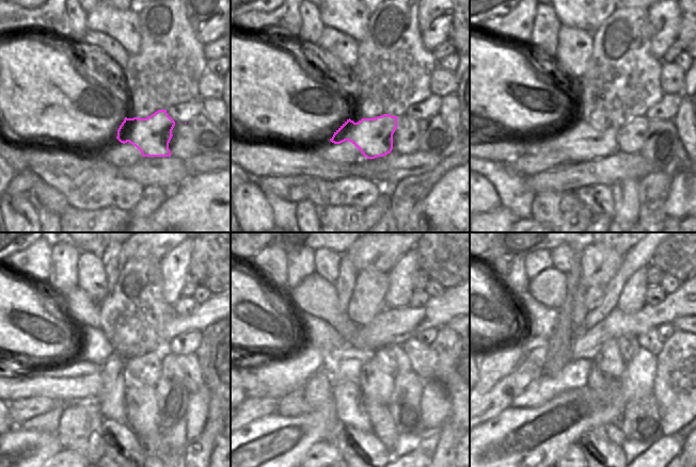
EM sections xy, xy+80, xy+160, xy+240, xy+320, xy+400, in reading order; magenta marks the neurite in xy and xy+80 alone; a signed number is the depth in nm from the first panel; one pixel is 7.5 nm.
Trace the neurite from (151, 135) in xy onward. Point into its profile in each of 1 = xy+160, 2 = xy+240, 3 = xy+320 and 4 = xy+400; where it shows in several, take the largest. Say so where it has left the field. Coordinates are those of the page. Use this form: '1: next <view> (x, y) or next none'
1: next xy+160 (581, 142)
2: next xy+240 (70, 379)
3: next xy+320 (267, 364)
4: next xy+400 (506, 358)

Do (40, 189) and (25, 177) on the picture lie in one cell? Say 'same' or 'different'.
different

